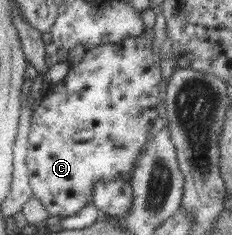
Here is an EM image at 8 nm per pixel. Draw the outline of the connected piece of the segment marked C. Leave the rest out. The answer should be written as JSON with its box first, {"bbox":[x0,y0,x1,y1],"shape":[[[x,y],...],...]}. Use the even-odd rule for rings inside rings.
{"bbox":[25,31,161,218],"shape":[[[144,31],[137,36],[126,37],[115,43],[104,43],[86,50],[79,63],[69,67],[63,79],[57,84],[51,85],[47,94],[41,97],[38,105],[33,107],[29,124],[25,165],[29,175],[29,185],[32,196],[41,201],[41,205],[43,205],[45,211],[47,211],[47,215],[59,215],[59,217],[62,218],[75,215],[79,209],[90,203],[91,191],[93,191],[93,183],[95,183],[95,181],[113,181],[113,179],[128,181],[130,179],[129,171],[134,168],[133,161],[135,161],[137,155],[139,155],[139,149],[141,149],[141,145],[145,143],[149,129],[151,129],[151,124],[157,117],[158,111],[158,86],[160,81],[159,61],[161,60],[161,56],[159,56],[159,53],[156,54],[153,52],[152,42],[153,39],[149,37],[148,34],[145,34]]]}

